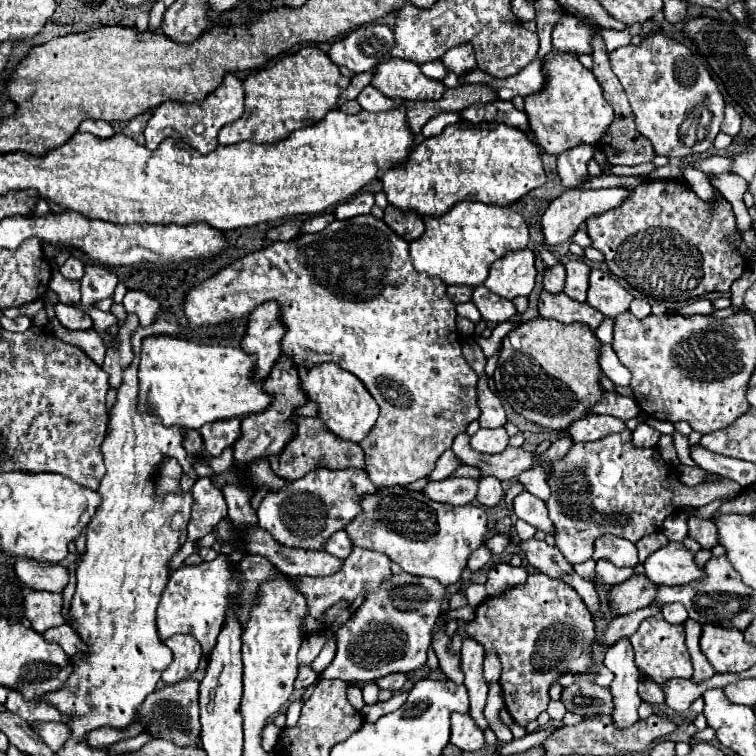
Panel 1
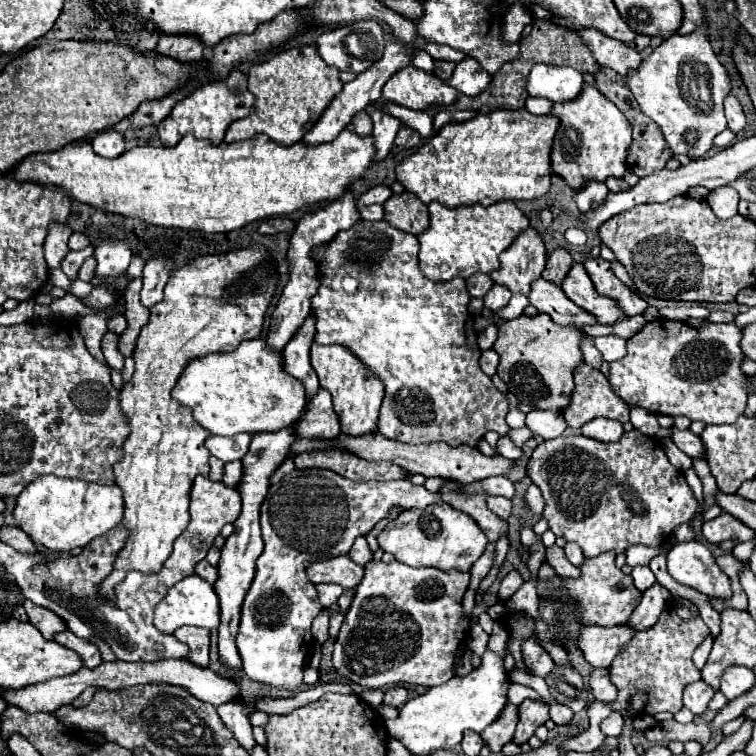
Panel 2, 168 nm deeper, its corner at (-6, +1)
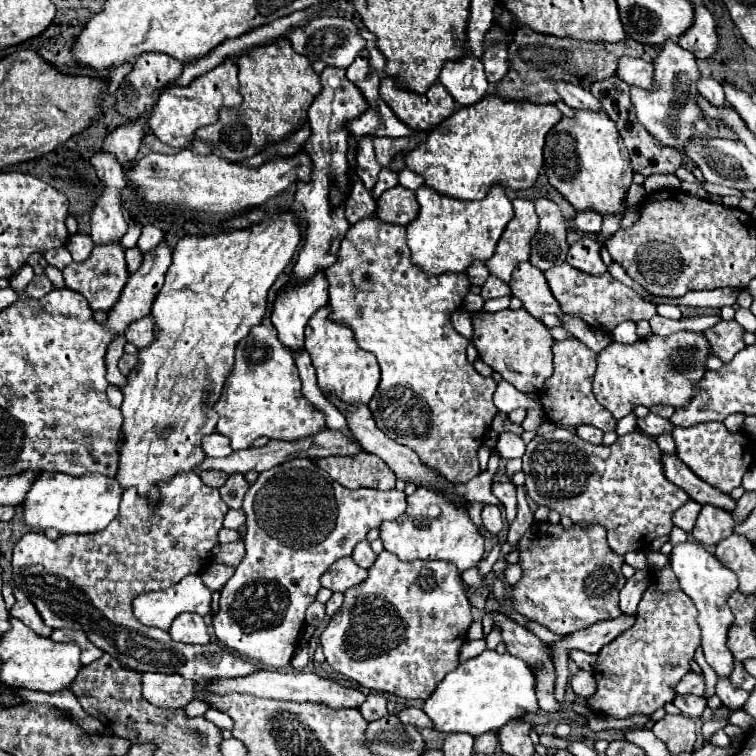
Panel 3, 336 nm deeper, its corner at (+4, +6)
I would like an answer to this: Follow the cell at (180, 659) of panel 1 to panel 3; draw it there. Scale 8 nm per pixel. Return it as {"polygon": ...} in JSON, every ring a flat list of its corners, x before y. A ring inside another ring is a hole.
{"polygon":[[178,615,170,627,170,635,172,639,178,639,182,643,198,643,198,645,206,645,210,641,206,625,202,621,200,615]]}

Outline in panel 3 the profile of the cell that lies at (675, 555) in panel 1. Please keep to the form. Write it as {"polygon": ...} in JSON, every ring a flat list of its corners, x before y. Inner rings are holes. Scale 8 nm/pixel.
{"polygon":[[690,541,680,543,672,549,670,567,678,577,682,591,694,601,698,609,698,623,702,629,702,649,708,665,716,671,718,679,730,677,730,673,734,671,734,657,726,647,726,631,732,625,732,613,728,611,726,599,730,593,738,589,736,575,728,571,720,561,716,561,714,555,708,553,700,543,690,543]]}

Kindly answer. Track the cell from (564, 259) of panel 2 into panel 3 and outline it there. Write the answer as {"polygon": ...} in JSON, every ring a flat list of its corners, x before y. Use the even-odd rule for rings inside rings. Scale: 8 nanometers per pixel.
{"polygon":[[536,199,536,213,540,217,538,231,532,237,532,257,530,263,540,271,562,265,566,261,566,225,560,209,550,199]]}

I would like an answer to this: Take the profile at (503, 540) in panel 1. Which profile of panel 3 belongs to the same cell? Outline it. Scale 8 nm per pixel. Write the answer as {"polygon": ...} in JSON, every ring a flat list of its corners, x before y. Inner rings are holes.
{"polygon":[[484,505,482,509,482,523,484,527,492,533,498,535,502,529,502,517,500,517,500,509,496,505]]}

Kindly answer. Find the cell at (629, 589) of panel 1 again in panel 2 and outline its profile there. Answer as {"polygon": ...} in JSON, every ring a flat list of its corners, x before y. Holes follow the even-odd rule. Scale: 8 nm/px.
{"polygon":[[602,552,602,556,596,558,584,558,578,578,562,578,566,598,578,604,578,618,584,626,620,626,630,618,638,600,642,600,642,594,634,588,632,578,614,564,614,558,616,554,612,552]]}

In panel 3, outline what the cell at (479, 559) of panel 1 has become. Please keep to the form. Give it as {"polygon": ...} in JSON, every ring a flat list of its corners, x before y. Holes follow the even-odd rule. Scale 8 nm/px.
{"polygon":[[382,551,368,569,366,581,344,593,344,603,320,641,326,663,358,685,424,701,438,679,460,665,458,651,470,623,470,603,452,563,406,563]]}

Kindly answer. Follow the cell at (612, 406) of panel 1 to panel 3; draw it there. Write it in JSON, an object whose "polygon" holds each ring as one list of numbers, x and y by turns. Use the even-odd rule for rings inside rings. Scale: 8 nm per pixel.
{"polygon":[[578,339,556,341,554,347,554,375,544,383,544,391,538,393,542,399,542,407,546,417,558,427,576,427,580,423,590,423,600,427,602,431,614,431,616,419,610,415,608,409,600,407,592,393,592,375,596,371,596,353,592,353,584,343]]}

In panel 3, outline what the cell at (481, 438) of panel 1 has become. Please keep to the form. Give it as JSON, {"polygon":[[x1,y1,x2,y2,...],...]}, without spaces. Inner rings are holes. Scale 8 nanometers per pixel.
{"polygon":[[502,433,498,437,498,443,496,443,496,451,500,453,500,457,504,459,512,459,512,457,522,457,524,455,524,441,522,437,514,435,514,433]]}

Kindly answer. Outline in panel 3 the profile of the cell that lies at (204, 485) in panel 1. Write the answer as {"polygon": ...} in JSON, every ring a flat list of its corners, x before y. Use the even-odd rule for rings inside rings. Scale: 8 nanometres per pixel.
{"polygon":[[194,471,160,483,160,491,162,499,160,507,156,507,156,519,152,519,148,503,128,489,122,495,116,519,100,533,60,535,56,541,50,541,44,533,26,533,12,553,16,587,28,595,52,629,82,629,96,647,118,657,124,667,136,673,162,671,180,673,188,679,212,679,244,677,258,671,252,661,240,659,216,643,180,643,168,631,146,627,132,615,136,595,168,589,208,563,208,551,218,543,216,533,228,513,218,489,204,485]]}

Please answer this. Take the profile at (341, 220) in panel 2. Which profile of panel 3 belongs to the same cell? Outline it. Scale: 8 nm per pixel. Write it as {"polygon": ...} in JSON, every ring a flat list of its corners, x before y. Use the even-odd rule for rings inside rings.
{"polygon":[[326,67,320,75,322,79,322,93,314,99,314,103,308,109,308,123,312,129,312,135,308,137,306,145,302,147,312,155,314,169,310,175,310,183,298,183,296,191,296,201,302,205,302,219,306,221,306,235,304,243,298,253,298,261,286,281,286,285,298,285,298,283,308,283,316,273,324,271,336,261,336,251,340,247,340,241,344,239,350,223,344,217,346,209,346,197,342,199,340,205,332,205,330,201,330,189,338,187,342,191,348,191,348,161,346,161,346,139,348,139,348,123,356,119,358,115,368,111,368,101,360,93,360,89,348,81,344,69,336,67]]}

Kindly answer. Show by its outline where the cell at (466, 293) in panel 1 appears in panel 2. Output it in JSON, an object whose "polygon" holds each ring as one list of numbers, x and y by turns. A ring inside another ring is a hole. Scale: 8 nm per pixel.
{"polygon":[[474,274,474,276,470,276,466,280,466,284,468,284,470,296,474,296,474,298,486,296,486,292,490,290,490,286,494,286,494,282,492,282,492,278,488,274]]}

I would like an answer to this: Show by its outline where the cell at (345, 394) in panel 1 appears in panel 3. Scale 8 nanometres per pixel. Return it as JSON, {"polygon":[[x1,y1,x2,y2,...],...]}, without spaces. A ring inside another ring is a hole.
{"polygon":[[328,307,316,311,316,315,312,315,312,319,308,321,304,349,312,359,318,377,318,387,324,393,348,405,368,405,380,381,378,361,372,357,372,353,366,353,354,343,354,335,352,331,348,331,348,327,344,327,342,323,332,323,328,319]]}

